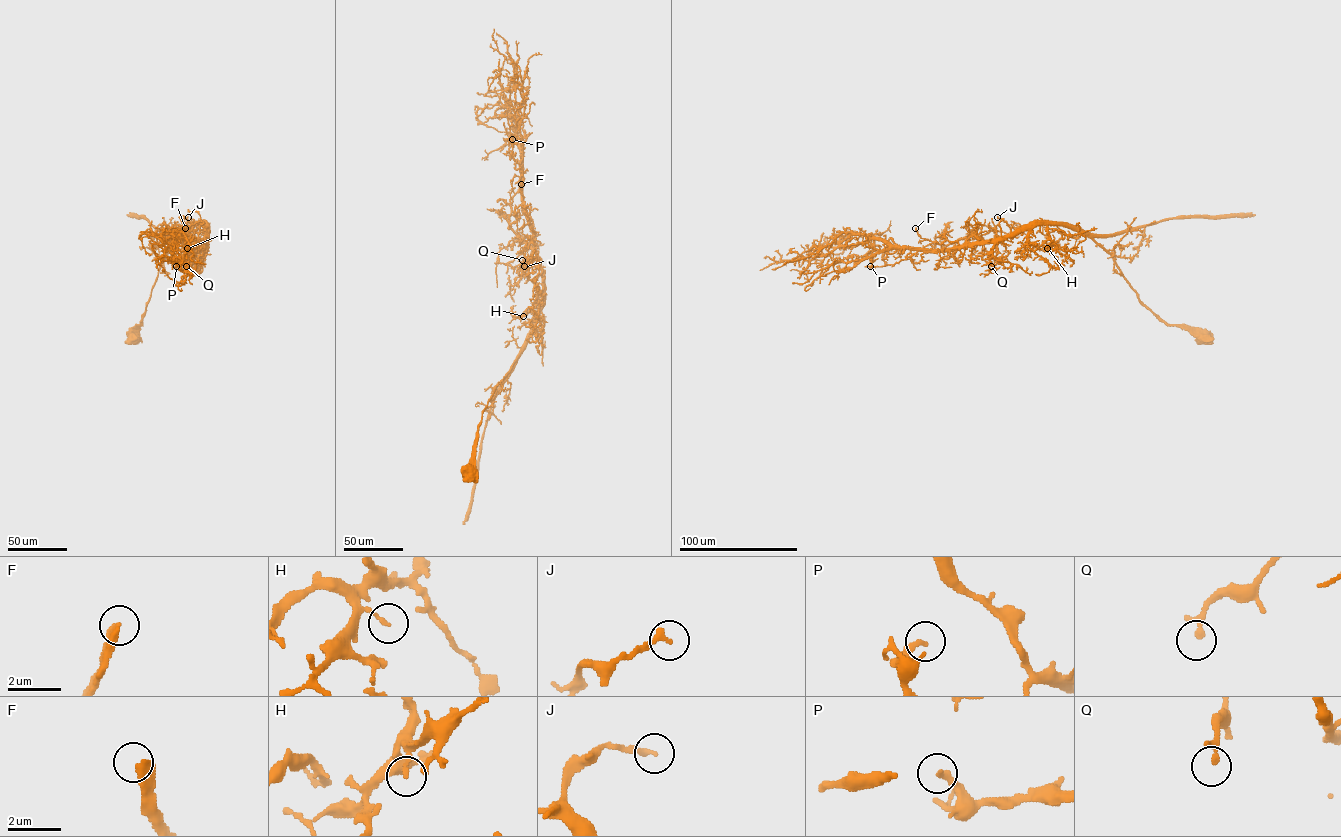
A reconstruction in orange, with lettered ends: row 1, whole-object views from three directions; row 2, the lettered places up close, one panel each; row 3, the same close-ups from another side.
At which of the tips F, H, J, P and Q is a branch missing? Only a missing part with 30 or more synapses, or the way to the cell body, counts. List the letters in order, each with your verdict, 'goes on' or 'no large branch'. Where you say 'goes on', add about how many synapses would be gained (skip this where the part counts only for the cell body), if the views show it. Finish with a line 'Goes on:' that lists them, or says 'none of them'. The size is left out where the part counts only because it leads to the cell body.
F: goes on; 50 synapses
H: no large branch
J: no large branch
P: no large branch
Q: no large branch
Goes on: F

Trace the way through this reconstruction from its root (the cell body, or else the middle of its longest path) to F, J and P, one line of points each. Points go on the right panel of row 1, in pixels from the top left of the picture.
F: (1202, 335), (1162, 321), (1114, 259), (1072, 229), (1038, 225), (939, 245), (915, 228)
J: (1202, 335), (1162, 321), (1139, 300), (1114, 259), (1090, 238), (1059, 225), (1025, 227), (1013, 232), (997, 217)
P: (1202, 335), (1162, 321), (1109, 254), (1065, 226), (1025, 227), (976, 243), (922, 249), (893, 265), (870, 266)

